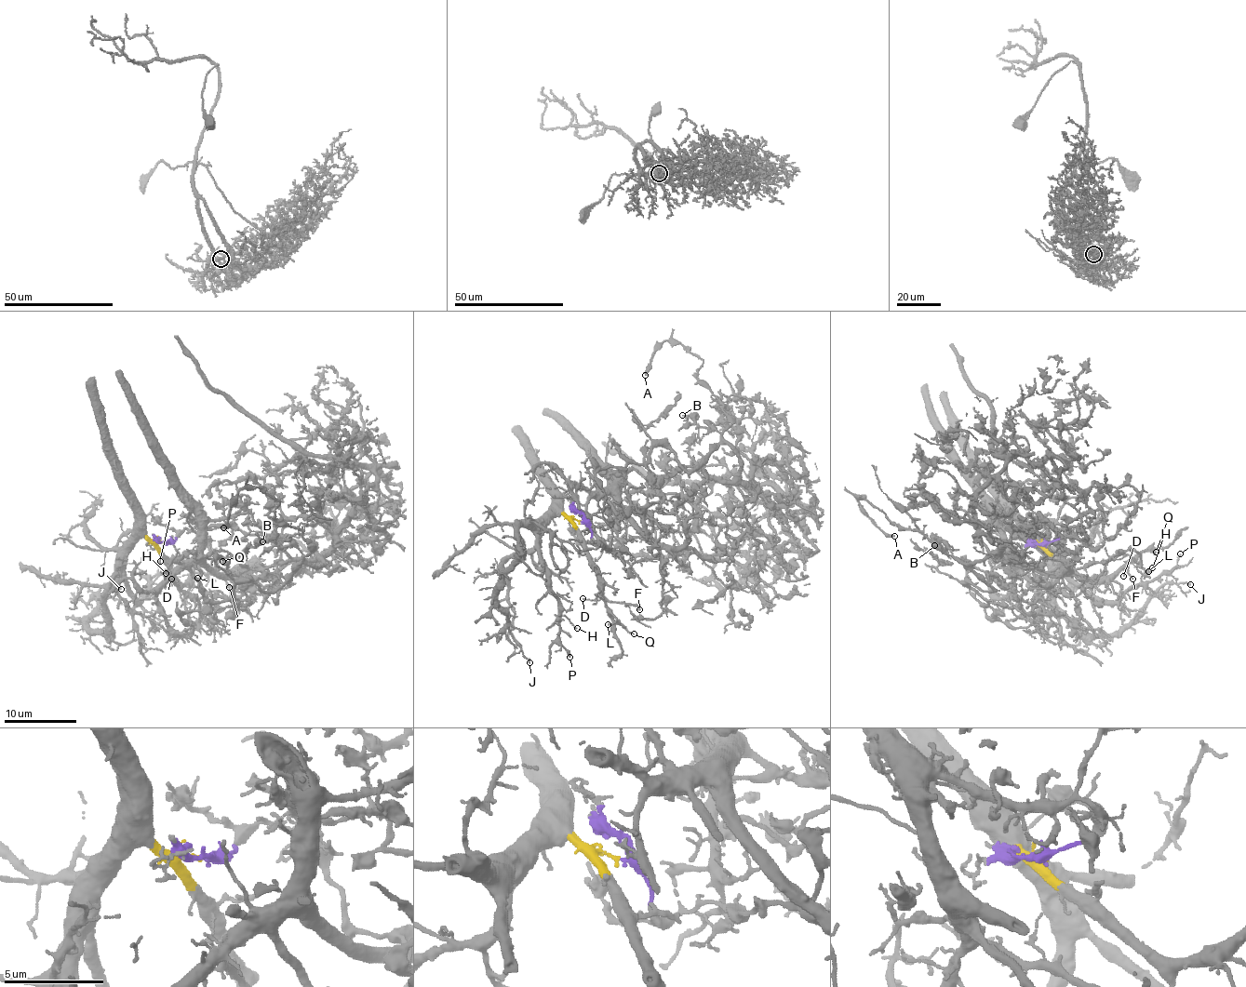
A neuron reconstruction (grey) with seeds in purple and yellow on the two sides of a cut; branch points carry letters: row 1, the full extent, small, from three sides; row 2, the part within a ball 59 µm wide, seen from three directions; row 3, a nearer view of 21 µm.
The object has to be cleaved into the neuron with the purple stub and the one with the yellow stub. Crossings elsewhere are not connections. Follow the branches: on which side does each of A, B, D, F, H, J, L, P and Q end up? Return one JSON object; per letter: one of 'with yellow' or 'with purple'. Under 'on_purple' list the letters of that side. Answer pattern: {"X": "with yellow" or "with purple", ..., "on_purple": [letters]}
{"A": "with purple", "B": "with purple", "D": "with yellow", "F": "with yellow", "H": "with yellow", "J": "with yellow", "L": "with yellow", "P": "with yellow", "Q": "with yellow", "on_purple": ["A", "B"]}

